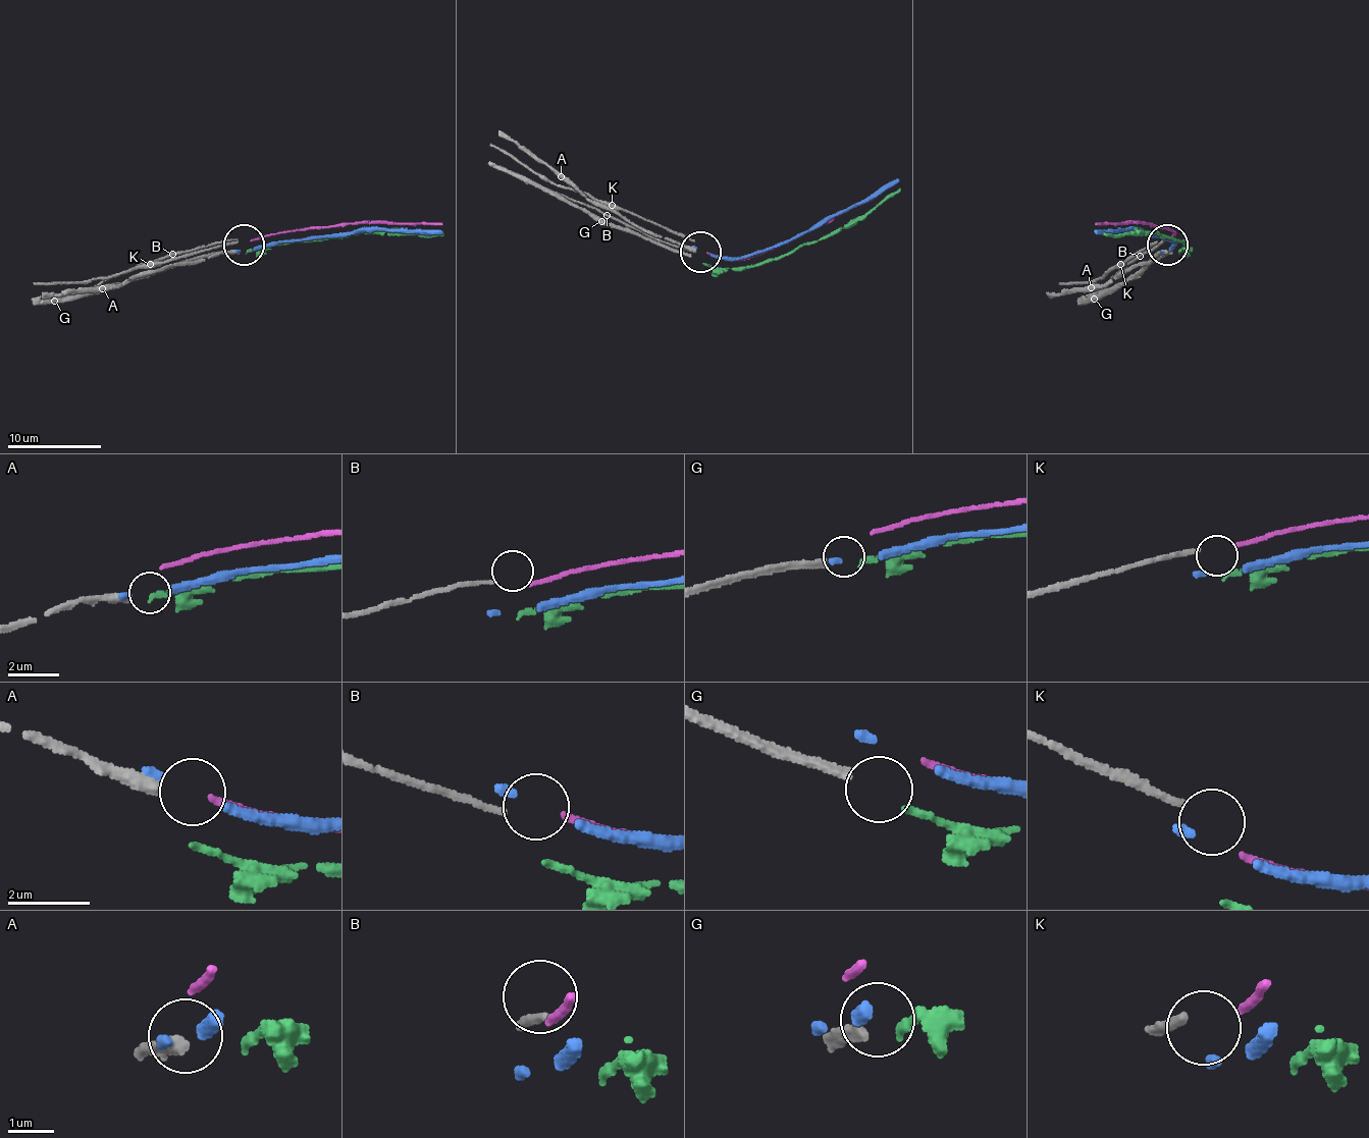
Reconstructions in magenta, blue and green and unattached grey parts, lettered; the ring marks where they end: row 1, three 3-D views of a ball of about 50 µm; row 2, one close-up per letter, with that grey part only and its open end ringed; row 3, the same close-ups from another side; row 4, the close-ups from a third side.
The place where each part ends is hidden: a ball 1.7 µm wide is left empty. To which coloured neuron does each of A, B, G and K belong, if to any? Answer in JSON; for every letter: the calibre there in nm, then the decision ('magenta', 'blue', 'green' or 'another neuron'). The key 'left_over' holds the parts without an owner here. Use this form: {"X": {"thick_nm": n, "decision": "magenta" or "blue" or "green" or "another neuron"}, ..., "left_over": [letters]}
{"A": {"thick_nm": 360, "decision": "another neuron"}, "B": {"thick_nm": 140, "decision": "another neuron"}, "G": {"thick_nm": 240, "decision": "another neuron"}, "K": {"thick_nm": 190, "decision": "another neuron"}, "left_over": ["A", "B", "G", "K"]}

